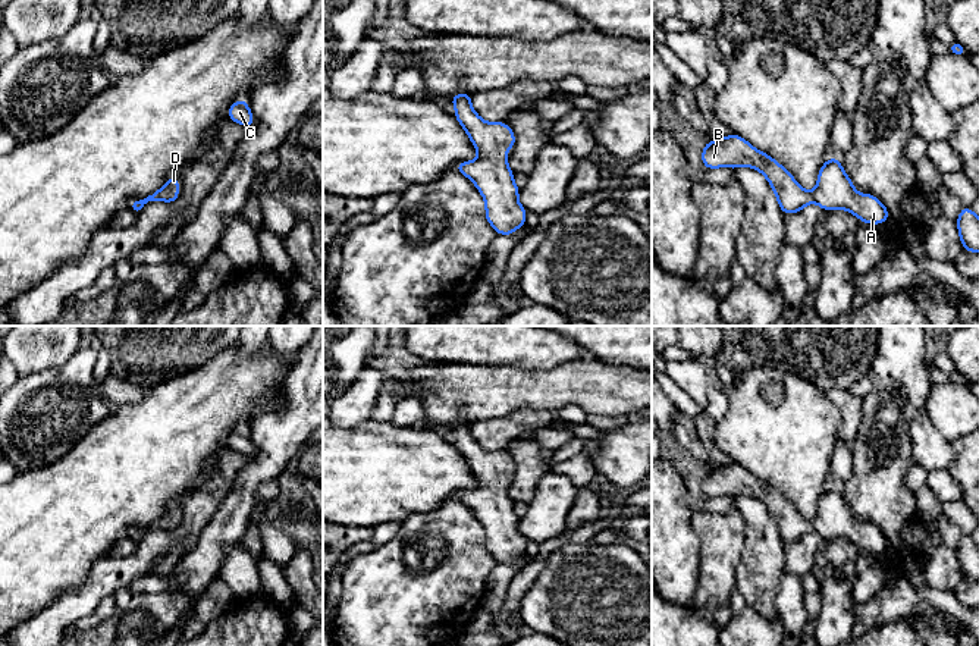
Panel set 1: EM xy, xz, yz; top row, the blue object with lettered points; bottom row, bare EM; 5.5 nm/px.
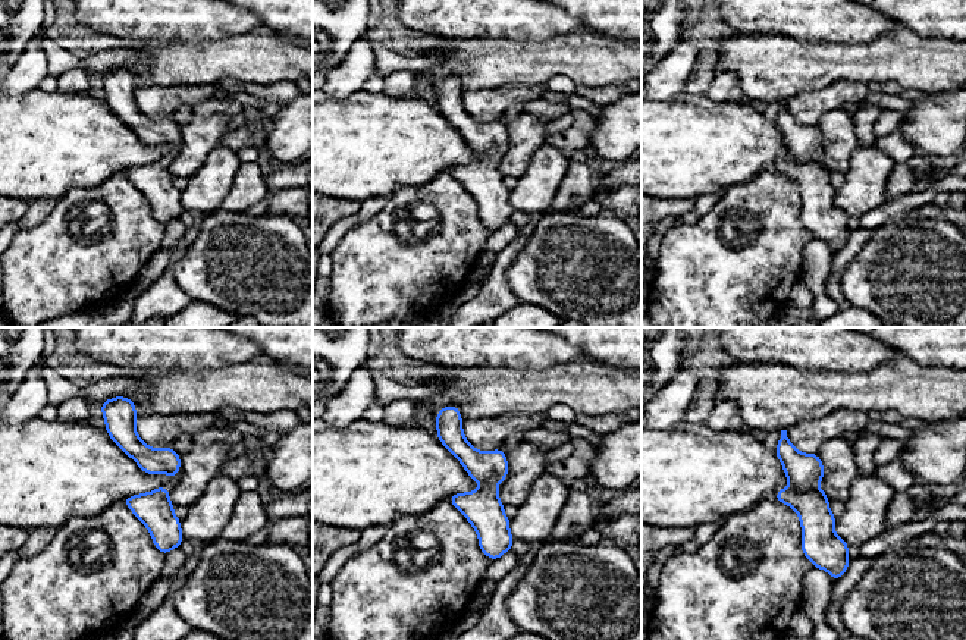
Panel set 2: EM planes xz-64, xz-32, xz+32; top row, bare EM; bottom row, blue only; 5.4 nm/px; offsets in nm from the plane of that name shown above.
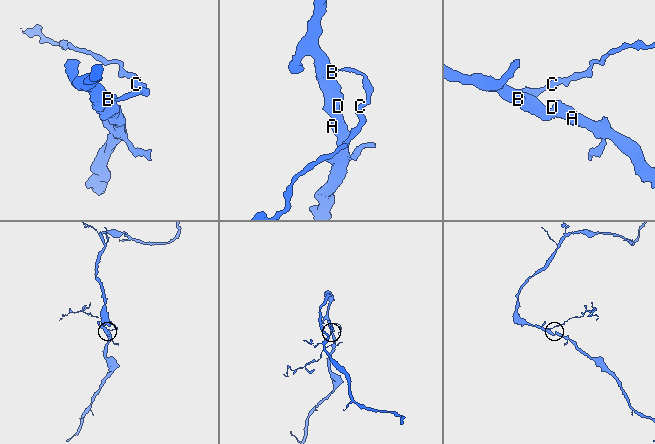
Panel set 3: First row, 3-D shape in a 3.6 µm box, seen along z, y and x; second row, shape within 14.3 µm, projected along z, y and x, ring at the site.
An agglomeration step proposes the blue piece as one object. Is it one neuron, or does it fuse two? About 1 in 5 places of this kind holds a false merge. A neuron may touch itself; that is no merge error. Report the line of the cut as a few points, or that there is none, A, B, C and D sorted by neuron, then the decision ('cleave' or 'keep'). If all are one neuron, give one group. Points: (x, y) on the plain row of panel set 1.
no cut | A B C D | keep

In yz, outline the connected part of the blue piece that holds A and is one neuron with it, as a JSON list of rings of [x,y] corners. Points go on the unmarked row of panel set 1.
[[[737,462],[706,470],[702,480],[706,498],[754,496],[772,515],[782,543],[798,542],[807,533],[816,531],[822,539],[847,539],[862,551],[879,554],[888,549],[888,537],[872,523],[859,523],[844,501],[840,489],[828,487],[818,504],[813,521],[803,518],[781,492],[756,479]]]

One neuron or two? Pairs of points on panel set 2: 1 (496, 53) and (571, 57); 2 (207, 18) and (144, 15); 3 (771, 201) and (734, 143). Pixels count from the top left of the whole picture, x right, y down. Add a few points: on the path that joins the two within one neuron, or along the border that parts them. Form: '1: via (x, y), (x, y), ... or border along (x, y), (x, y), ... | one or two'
1: via (516, 57), (552, 57) | one
2: via (191, 15), (160, 15) | one
3: border along (764, 169), (750, 179), (733, 184), (728, 188) | two

